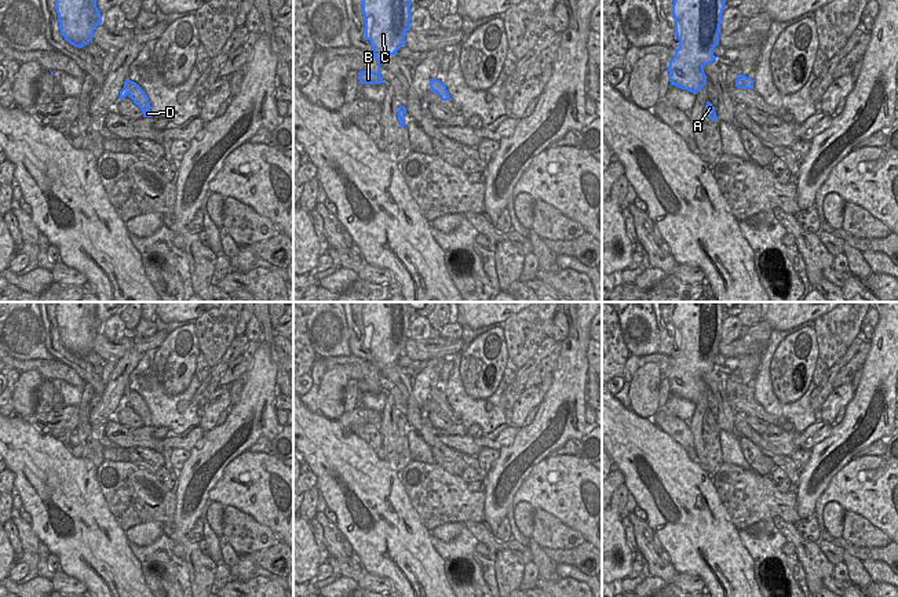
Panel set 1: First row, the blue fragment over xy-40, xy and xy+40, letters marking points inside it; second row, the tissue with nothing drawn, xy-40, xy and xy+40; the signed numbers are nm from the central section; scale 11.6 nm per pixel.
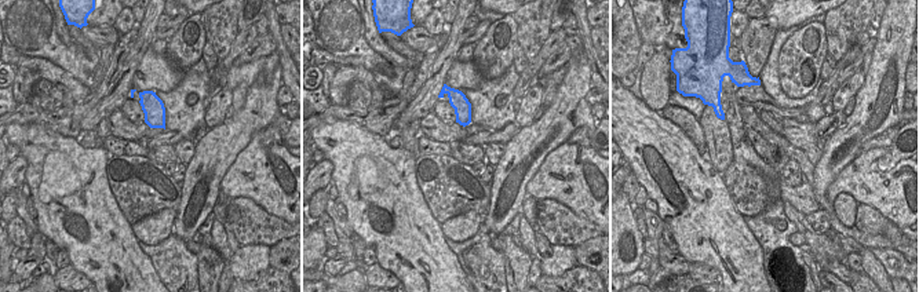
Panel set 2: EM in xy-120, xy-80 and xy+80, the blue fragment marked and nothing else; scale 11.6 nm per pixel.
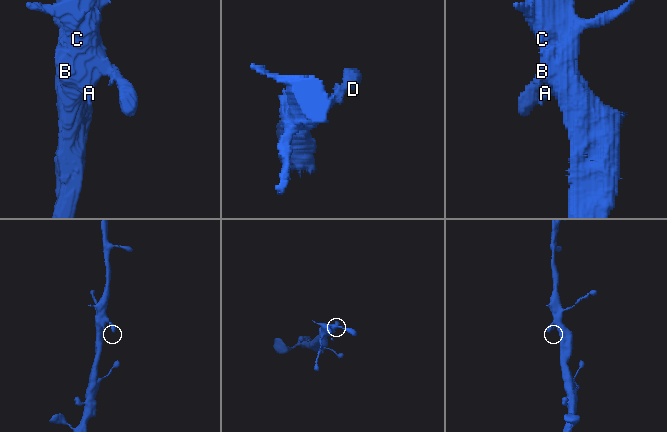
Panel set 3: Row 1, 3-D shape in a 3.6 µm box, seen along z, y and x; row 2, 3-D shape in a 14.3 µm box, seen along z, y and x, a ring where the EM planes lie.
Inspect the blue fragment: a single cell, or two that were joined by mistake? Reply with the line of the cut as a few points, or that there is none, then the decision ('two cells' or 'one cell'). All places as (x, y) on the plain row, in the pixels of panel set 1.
cut none; one cell

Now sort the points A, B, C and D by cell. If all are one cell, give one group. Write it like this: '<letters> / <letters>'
A B C D

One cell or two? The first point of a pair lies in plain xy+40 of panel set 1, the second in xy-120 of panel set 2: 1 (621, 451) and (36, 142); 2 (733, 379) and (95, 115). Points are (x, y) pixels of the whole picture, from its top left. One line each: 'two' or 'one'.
1: one
2: one

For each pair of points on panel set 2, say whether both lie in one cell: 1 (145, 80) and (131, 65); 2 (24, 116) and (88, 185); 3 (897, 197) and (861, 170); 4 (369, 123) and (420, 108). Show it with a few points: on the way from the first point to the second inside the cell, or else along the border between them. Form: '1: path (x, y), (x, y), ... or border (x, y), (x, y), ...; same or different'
1: border (150, 46), (137, 68), (131, 88); different
2: border (14, 123), (40, 124), (62, 137); different
3: path (889, 192), (882, 190), (870, 178); same
4: border (418, 90), (416, 95), (391, 126); different

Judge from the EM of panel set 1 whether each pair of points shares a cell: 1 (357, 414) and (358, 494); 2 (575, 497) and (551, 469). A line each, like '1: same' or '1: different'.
1: different
2: same

